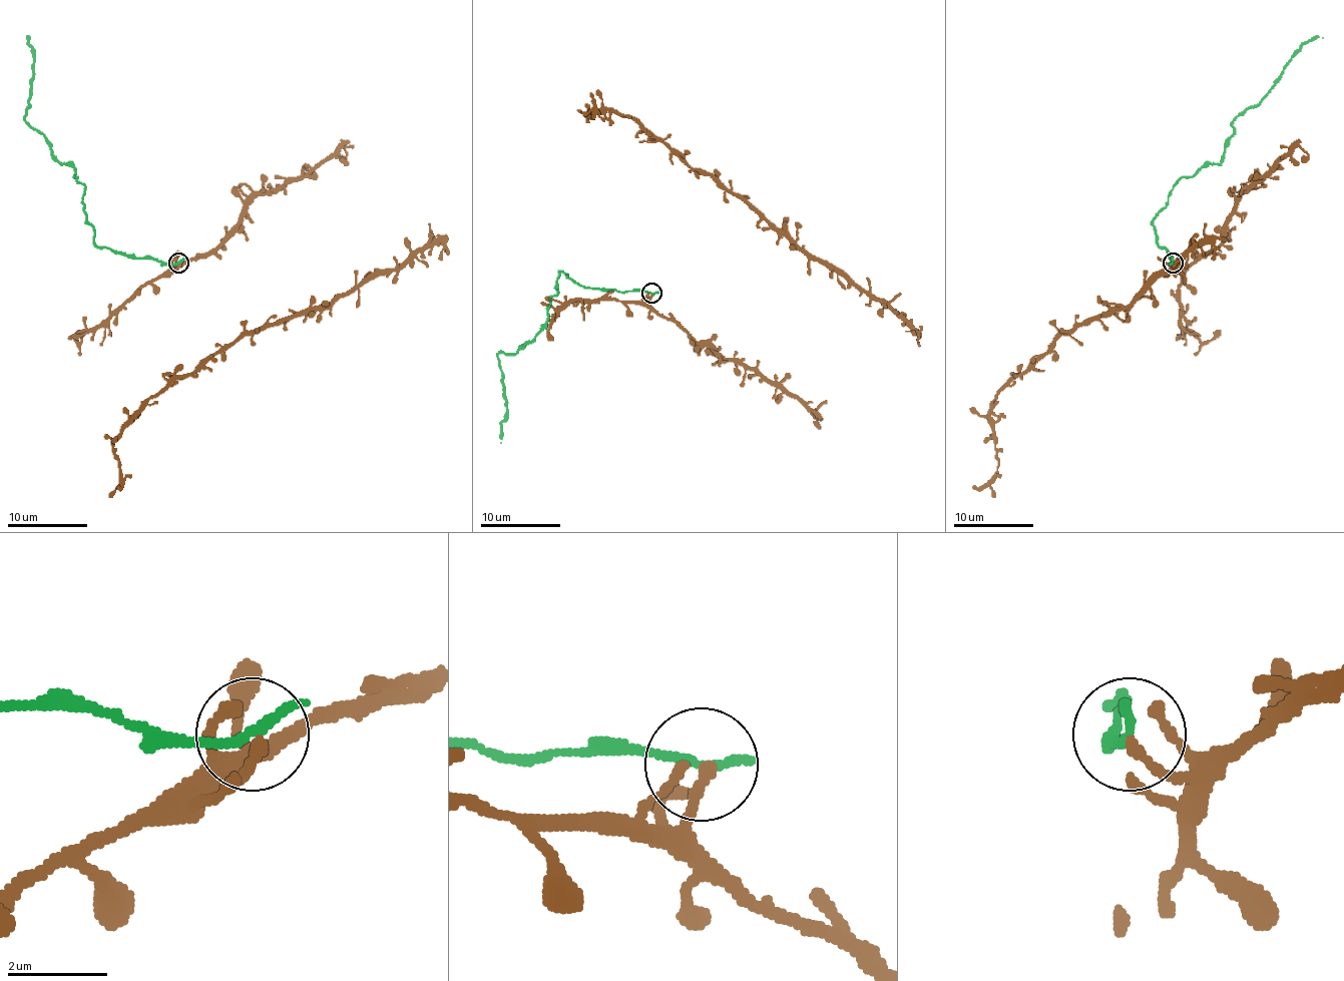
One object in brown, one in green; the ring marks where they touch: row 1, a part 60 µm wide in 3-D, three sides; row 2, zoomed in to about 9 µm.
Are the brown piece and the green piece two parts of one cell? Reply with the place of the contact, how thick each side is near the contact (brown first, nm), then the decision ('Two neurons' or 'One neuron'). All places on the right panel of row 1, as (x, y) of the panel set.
Place: (1173, 263). Thickness 220 nm (brown) against 240 nm. Two neurons

